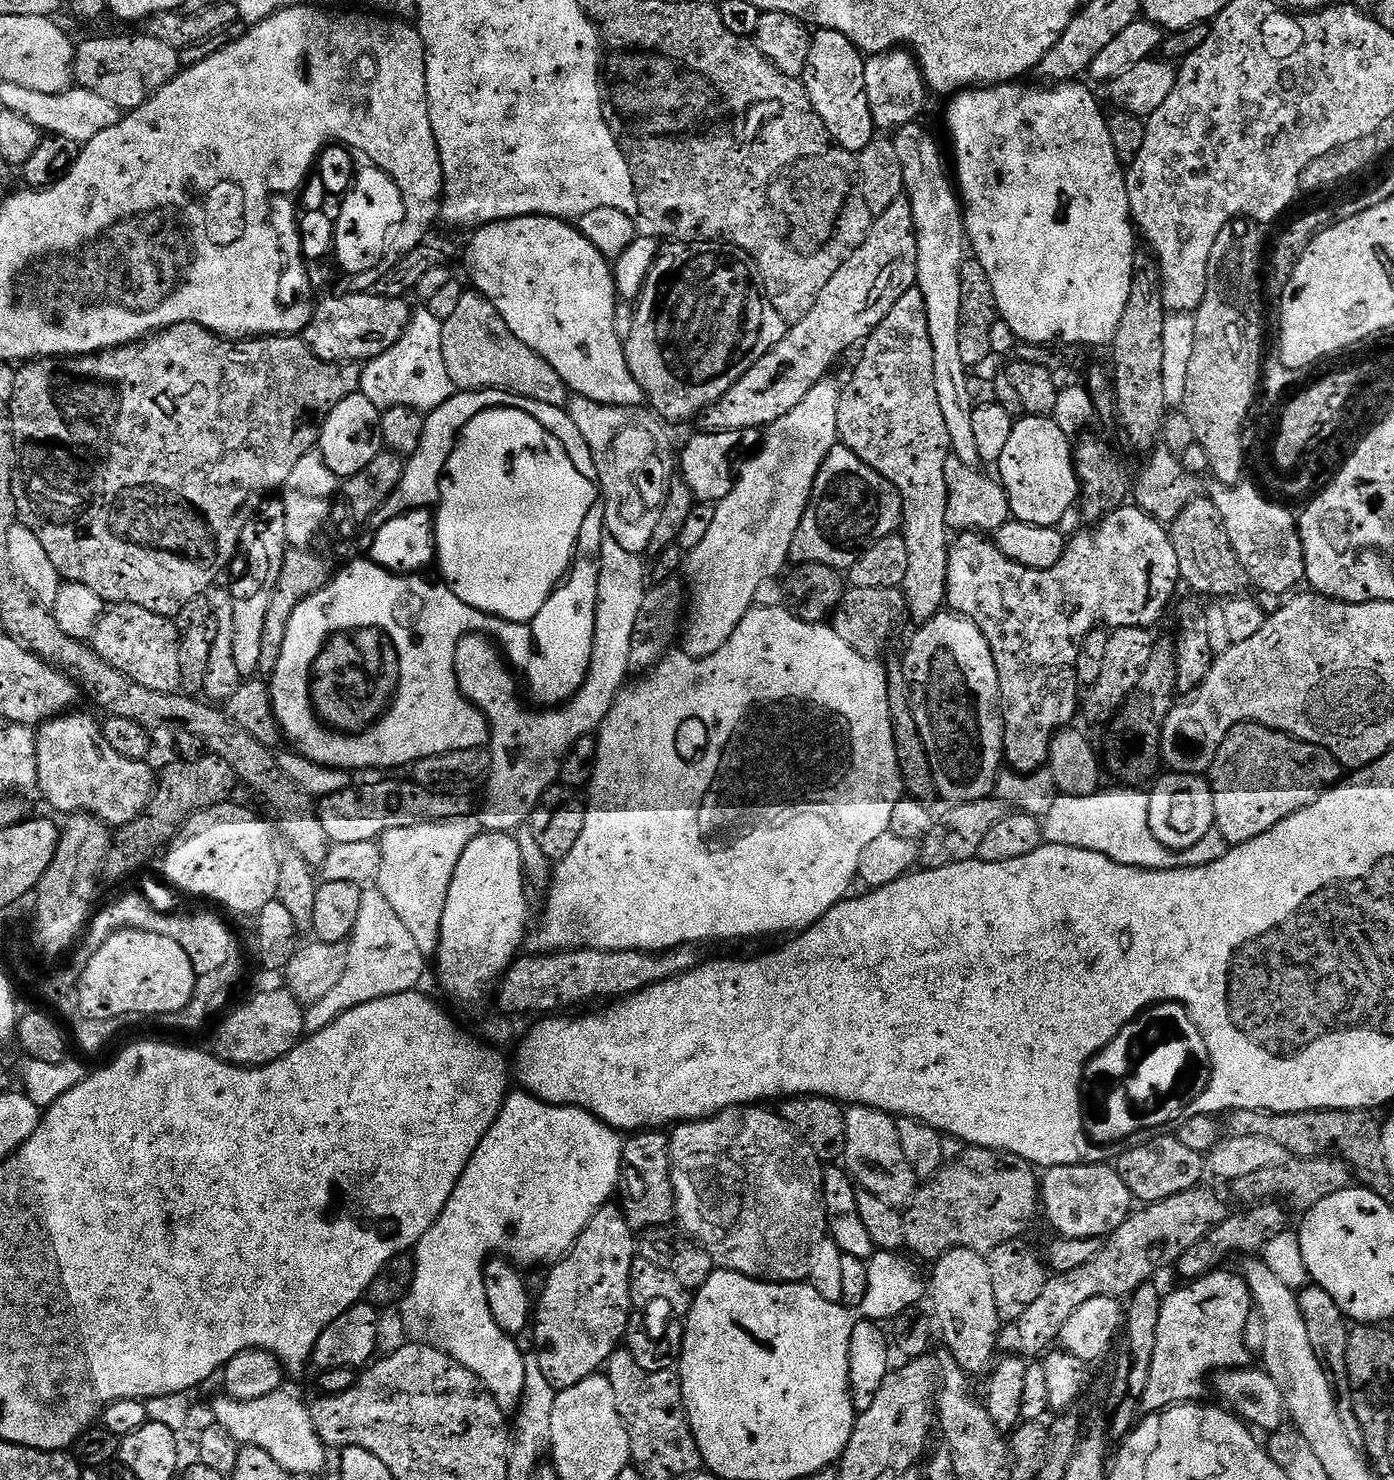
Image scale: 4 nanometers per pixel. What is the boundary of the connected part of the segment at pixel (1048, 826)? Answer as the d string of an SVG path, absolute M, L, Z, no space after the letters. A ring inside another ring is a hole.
M1047 771L1035 774L1001 774L996 777L995 795L1005 805L1028 812L1031 816L1042 817L1045 843L1074 846L1076 849L1094 850L1106 854L1120 865L1150 870L1170 870L1171 868L1197 868L1218 862L1228 853L1229 844L1216 827L1212 827L1194 846L1184 852L1171 852L1150 830L1149 795L1138 788L1116 786L1114 790L1098 790L1088 796L1058 795L1056 783ZM1050 807L1045 816L1044 808Z

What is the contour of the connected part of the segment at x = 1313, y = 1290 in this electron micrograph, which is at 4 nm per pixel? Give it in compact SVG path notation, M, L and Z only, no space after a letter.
M1310 1284L1302 1288L1298 1294L1299 1310L1305 1319L1306 1330L1309 1331L1310 1346L1325 1371L1326 1382L1330 1383L1331 1392L1335 1394L1335 1404L1338 1406L1338 1416L1345 1427L1349 1440L1359 1445L1363 1441L1361 1426L1354 1414L1353 1394L1350 1390L1349 1364L1346 1362L1346 1354L1349 1350L1349 1325L1341 1308L1321 1287Z

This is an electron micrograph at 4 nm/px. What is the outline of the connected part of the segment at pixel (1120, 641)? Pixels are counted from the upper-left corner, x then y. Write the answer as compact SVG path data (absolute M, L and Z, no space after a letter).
M1118 628L1109 635L1102 674L1098 682L1087 689L1082 700L1082 716L1090 723L1107 725L1127 704L1129 696L1140 687L1140 679L1150 662L1150 654L1158 646L1157 641L1152 641L1152 634L1146 628Z

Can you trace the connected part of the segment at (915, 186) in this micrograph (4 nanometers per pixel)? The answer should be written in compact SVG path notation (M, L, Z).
M913 122L905 125L904 128L895 129L894 135L891 137L894 150L898 150L898 162L902 162L902 178L904 179L904 191L906 199L910 202L912 213L914 214L914 230L916 231L916 241L918 242L918 274L916 275L916 287L919 288L922 298L926 302L926 326L930 326L930 346L934 346L934 390L938 390L938 406L942 406L942 419L946 422L946 430L950 434L950 442L952 443L951 455L957 456L962 462L966 462L966 466L971 468L977 467L981 463L978 454L978 441L974 439L974 418L972 417L972 409L974 402L968 393L968 382L970 379L970 370L962 362L962 353L958 347L958 330L960 329L960 319L962 318L962 266L966 259L966 233L964 230L964 213L962 211L961 201L958 199L957 189L954 187L953 181L944 173L944 164L940 161L940 152L936 149L936 144L932 141L932 136L924 128L919 128L919 123Z

